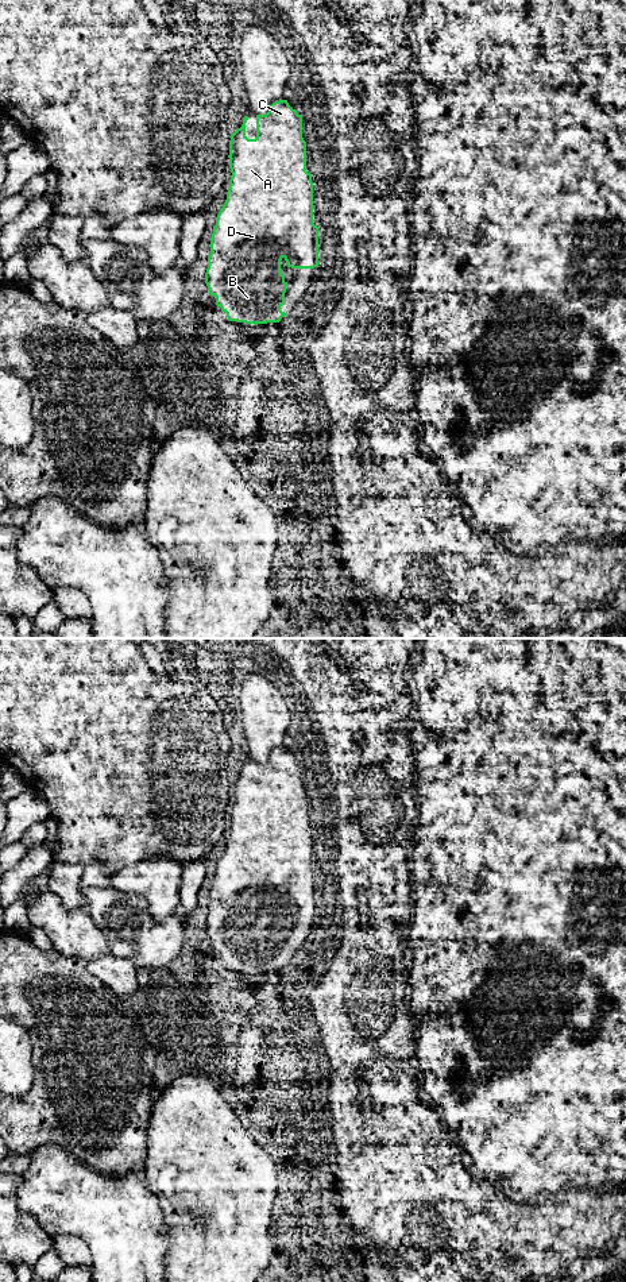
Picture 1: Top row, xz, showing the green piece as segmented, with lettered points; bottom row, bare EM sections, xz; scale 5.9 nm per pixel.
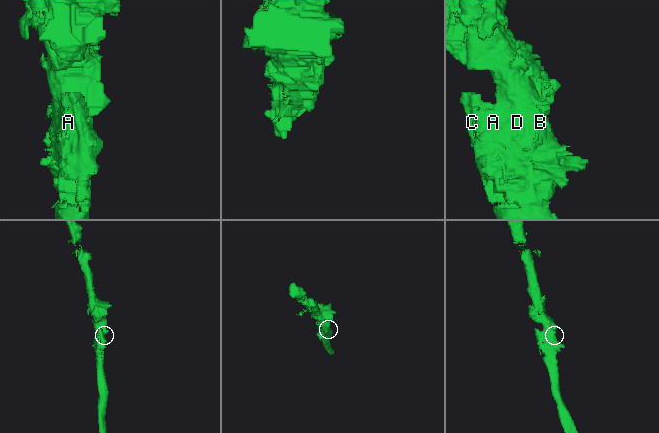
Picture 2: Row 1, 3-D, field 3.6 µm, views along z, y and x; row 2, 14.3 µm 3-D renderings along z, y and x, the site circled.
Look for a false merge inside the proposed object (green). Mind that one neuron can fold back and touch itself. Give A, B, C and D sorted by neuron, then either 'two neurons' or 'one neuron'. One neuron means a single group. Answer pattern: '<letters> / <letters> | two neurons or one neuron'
A B C D | one neuron

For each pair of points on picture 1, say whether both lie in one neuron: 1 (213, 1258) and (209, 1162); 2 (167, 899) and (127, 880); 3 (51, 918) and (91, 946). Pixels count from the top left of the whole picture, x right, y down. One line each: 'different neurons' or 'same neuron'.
1: same neuron
2: same neuron
3: same neuron

